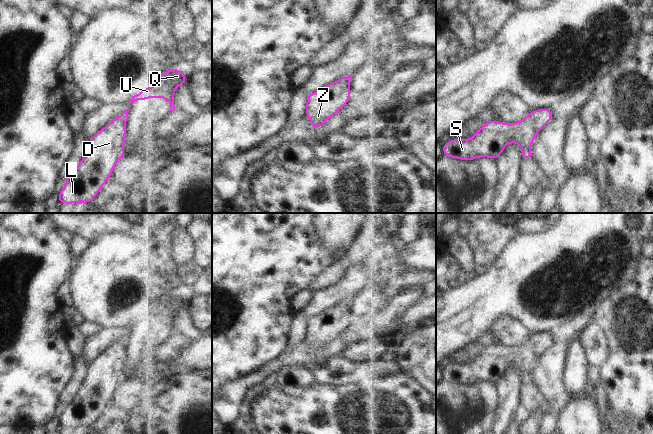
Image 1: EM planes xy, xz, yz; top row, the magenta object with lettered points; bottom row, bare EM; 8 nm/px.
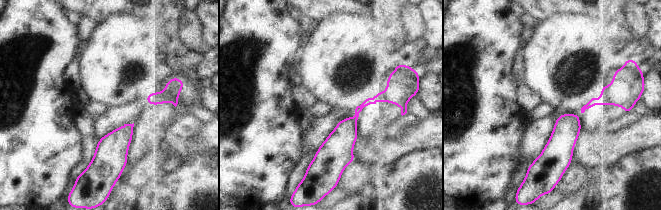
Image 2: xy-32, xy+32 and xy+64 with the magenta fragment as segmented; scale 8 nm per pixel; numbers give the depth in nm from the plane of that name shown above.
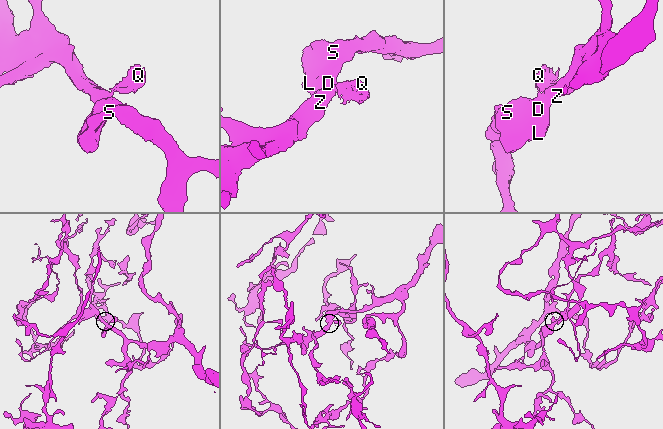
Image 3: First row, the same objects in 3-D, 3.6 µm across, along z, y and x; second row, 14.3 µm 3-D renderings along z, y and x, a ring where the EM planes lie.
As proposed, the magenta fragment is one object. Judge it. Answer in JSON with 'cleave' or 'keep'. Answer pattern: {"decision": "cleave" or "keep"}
{"decision": "cleave"}

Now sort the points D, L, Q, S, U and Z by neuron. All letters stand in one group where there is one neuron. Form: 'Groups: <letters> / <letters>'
Groups: D L S Z / Q U

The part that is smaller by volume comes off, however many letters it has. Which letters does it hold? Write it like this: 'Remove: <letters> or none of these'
Remove: Q, U

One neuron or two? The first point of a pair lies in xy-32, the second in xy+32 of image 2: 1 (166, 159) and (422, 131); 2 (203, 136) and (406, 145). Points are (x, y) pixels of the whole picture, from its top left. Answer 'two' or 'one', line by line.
1: two
2: one

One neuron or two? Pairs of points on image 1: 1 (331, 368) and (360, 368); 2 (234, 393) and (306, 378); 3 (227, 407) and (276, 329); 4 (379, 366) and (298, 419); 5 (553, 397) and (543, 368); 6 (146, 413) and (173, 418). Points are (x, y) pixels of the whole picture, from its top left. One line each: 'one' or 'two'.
1: one
2: two
3: two
4: two
5: one
6: one

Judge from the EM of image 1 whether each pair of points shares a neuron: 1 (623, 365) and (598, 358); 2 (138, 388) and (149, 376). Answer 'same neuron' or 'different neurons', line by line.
1: different neurons
2: different neurons

